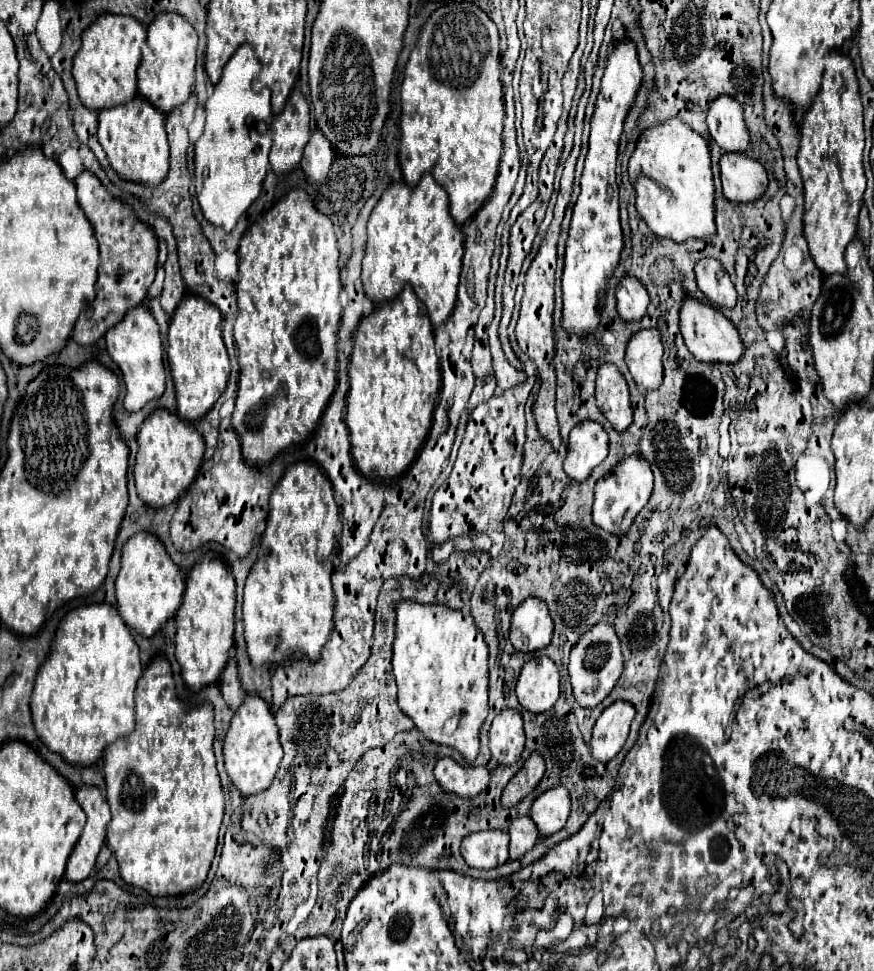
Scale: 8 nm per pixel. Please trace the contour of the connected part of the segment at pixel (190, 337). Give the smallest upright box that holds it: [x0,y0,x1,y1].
[167,294,231,422]

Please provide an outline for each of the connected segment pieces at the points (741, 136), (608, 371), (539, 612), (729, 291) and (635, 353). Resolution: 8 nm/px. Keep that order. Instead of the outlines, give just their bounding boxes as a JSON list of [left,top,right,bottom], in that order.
[[707,96,751,152],[597,366,633,432],[509,598,553,652],[695,258,737,308],[627,328,663,392]]

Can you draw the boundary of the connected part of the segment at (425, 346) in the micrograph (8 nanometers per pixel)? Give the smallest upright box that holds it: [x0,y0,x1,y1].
[345,284,441,482]

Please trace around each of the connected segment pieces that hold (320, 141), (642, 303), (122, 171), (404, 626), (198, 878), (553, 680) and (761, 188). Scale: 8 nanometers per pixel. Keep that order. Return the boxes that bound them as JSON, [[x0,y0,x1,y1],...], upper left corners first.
[[301,128,335,184],[617,276,649,322],[97,96,169,186],[393,602,487,764],[103,654,223,896],[515,658,559,714],[721,154,769,204]]

